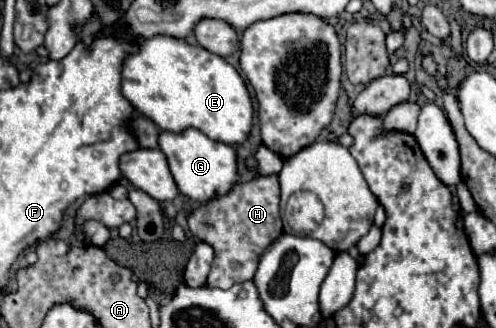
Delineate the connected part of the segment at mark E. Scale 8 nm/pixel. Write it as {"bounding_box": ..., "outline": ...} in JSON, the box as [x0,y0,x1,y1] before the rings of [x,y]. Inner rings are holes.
{"bounding_box":[111,26,253,144],"outline":[[[127,26],[111,28],[111,32],[113,38],[137,44],[137,52],[123,60],[121,94],[139,114],[169,132],[181,132],[191,126],[225,144],[241,144],[247,138],[253,118],[249,90],[239,72],[221,56],[165,34],[145,38],[131,34]]]}

